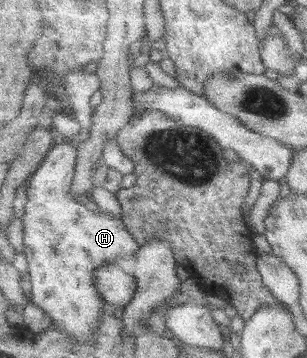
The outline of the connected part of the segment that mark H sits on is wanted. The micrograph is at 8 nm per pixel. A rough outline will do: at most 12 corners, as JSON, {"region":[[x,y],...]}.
{"region":[[78,149],[29,183],[32,301],[89,340],[111,309],[98,268],[141,249],[123,217],[73,196]]}

